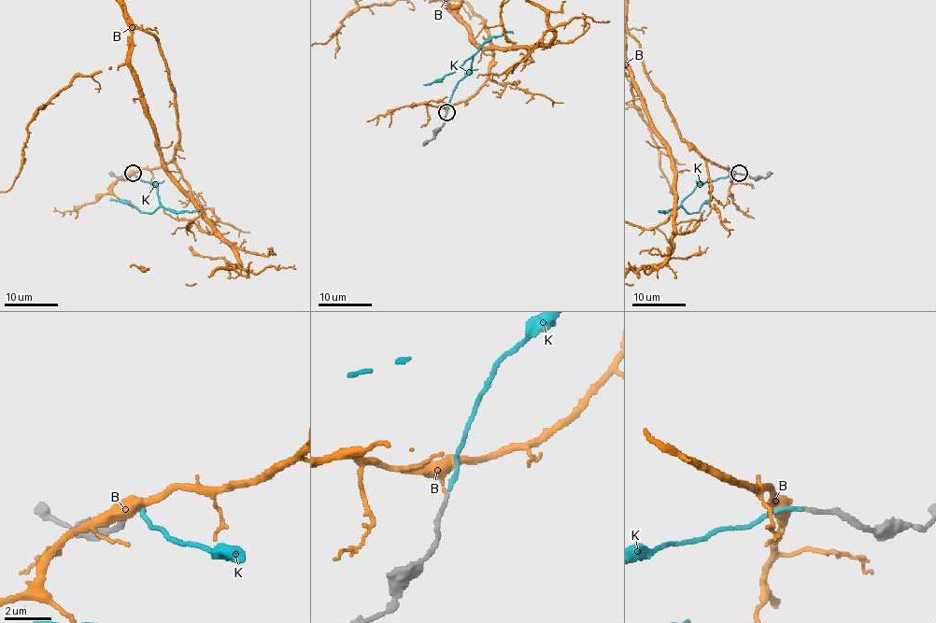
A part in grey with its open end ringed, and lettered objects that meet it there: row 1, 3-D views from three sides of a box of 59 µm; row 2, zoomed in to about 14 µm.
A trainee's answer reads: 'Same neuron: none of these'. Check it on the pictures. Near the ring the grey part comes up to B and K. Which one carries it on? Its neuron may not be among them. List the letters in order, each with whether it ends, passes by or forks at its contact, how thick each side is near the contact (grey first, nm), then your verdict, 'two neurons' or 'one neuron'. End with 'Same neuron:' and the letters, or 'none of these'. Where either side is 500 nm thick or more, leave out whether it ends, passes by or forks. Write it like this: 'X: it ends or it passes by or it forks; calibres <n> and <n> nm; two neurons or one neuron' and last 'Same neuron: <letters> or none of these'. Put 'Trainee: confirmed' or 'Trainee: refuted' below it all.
B: it ends; calibres 170 and 190 nm; two neurons
K: it ends; calibres 170 and 160 nm; one neuron
Same neuron: K
Trainee: refuted

